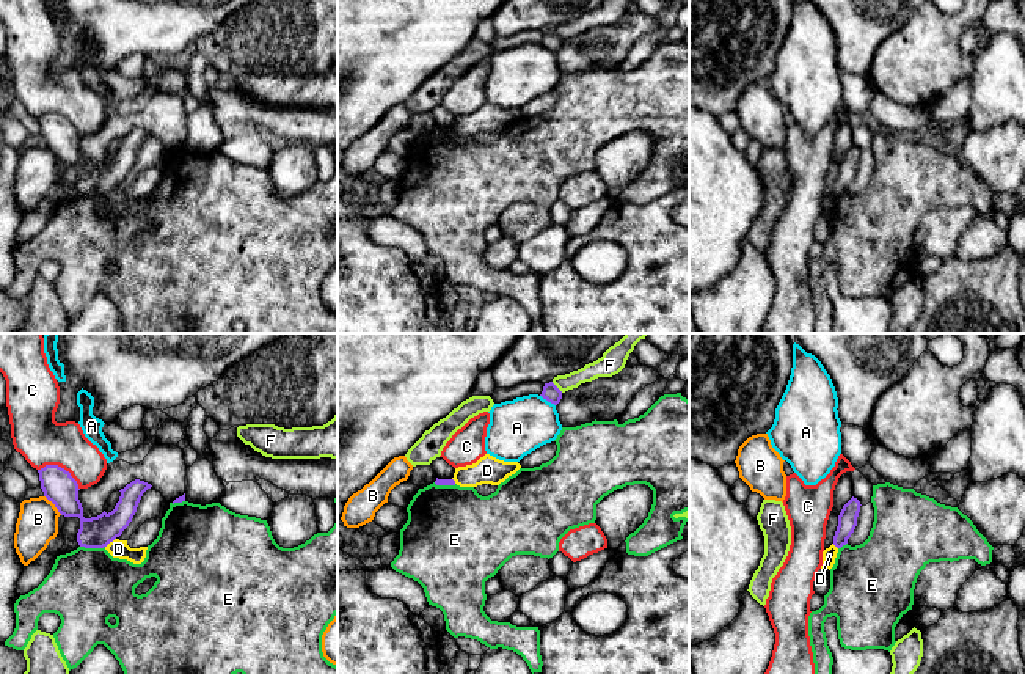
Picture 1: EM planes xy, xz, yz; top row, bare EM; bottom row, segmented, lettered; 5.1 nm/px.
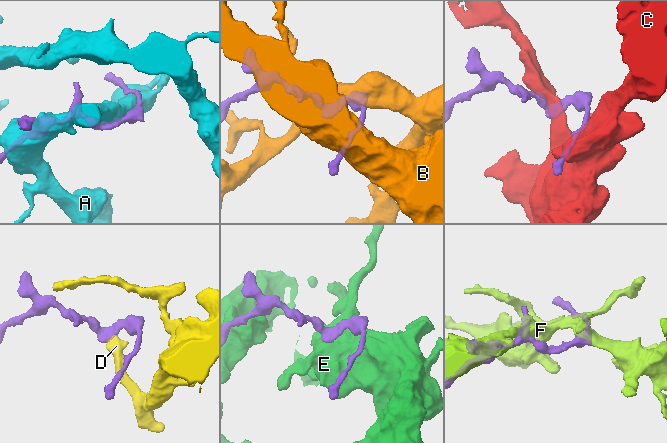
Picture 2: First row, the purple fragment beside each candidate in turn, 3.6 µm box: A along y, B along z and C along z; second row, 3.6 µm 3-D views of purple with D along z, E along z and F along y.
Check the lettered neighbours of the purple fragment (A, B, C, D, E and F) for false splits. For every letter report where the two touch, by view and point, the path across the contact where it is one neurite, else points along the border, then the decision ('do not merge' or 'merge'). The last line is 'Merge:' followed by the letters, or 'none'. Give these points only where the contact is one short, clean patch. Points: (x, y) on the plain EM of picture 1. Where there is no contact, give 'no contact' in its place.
A: xz (548, 49) | do not merge
B: xy (54, 151) | along xy (44, 143), (62, 162) | do not merge
C: xy (60, 115) | do not merge
D: xy (110, 189) | along xy (115, 186), (105, 195) | do not merge
E: xy (93, 195) | do not merge
F: xz (556, 35) | do not merge
Merge: none

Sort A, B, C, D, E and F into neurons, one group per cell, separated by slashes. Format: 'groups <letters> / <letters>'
groups A / B / C / D / E / F

